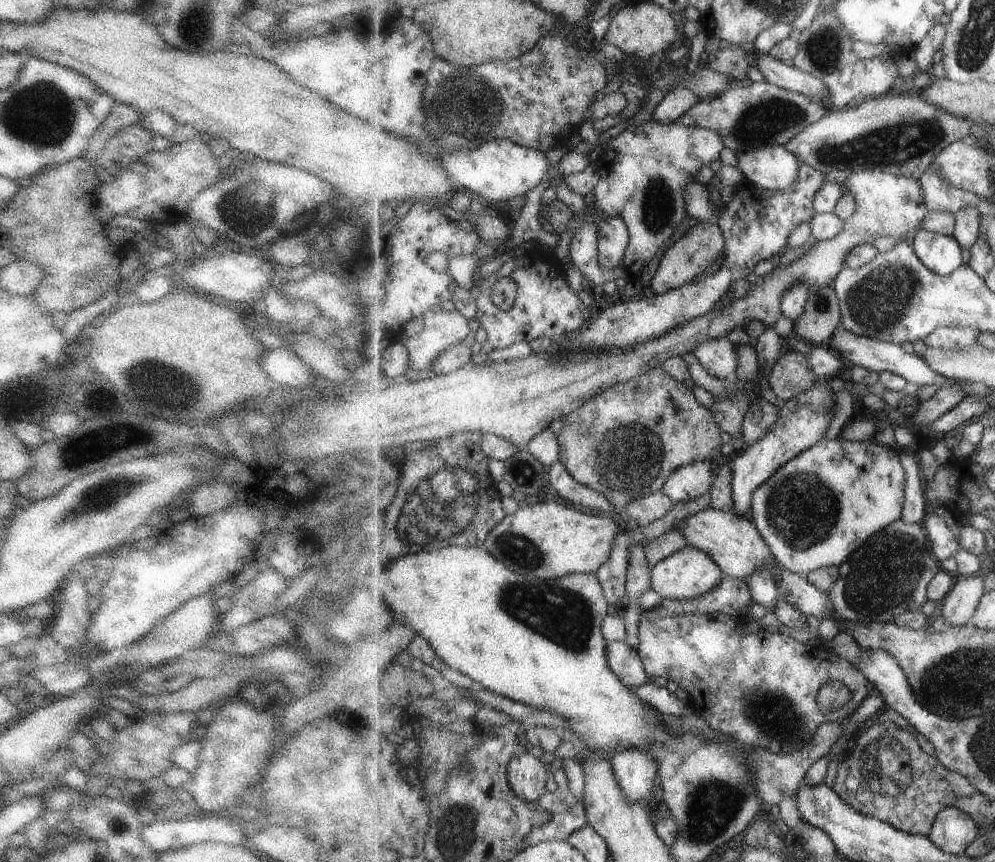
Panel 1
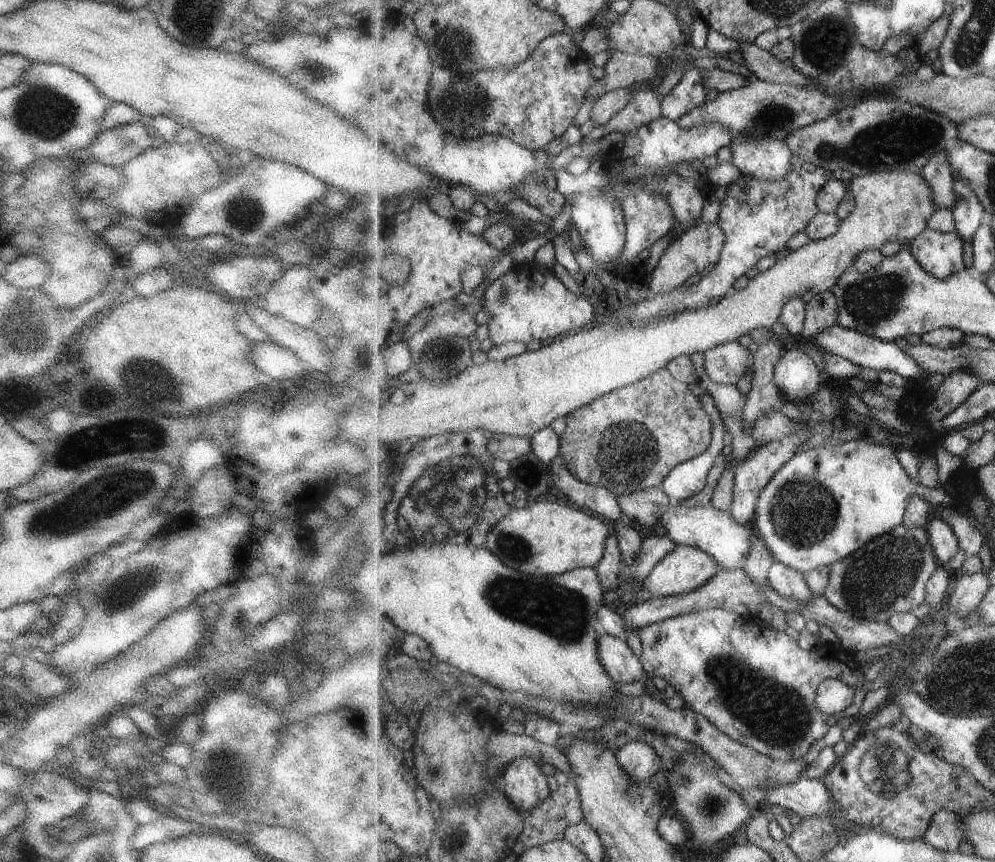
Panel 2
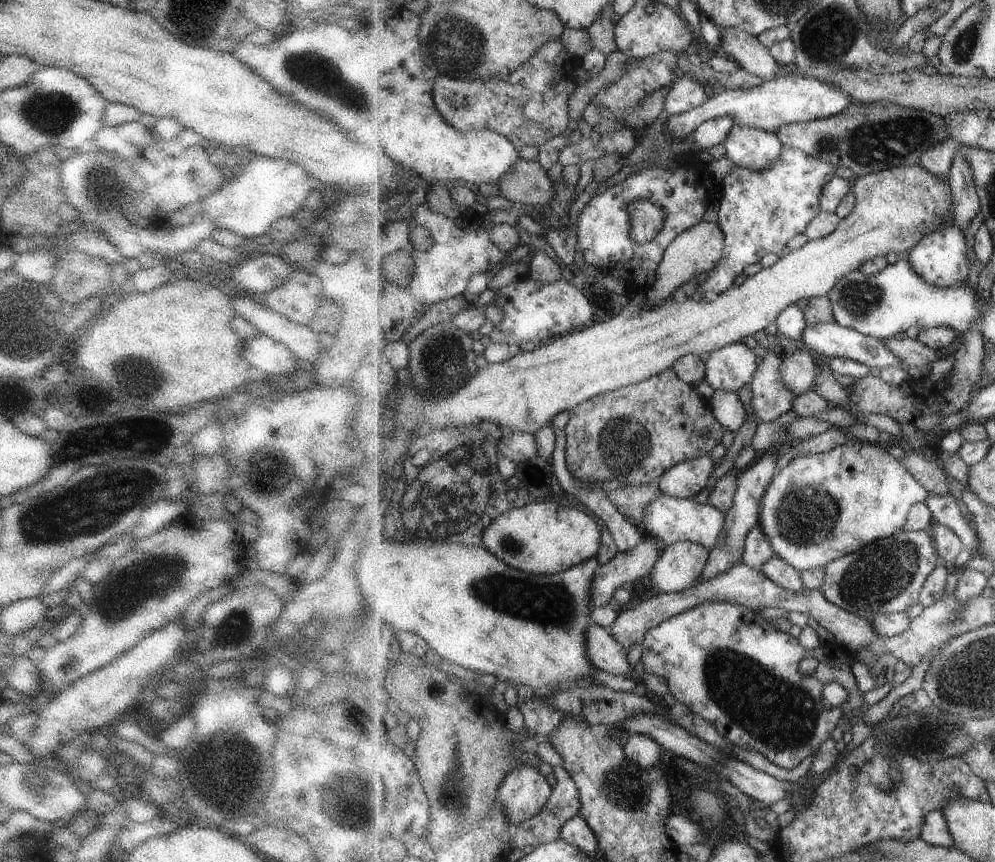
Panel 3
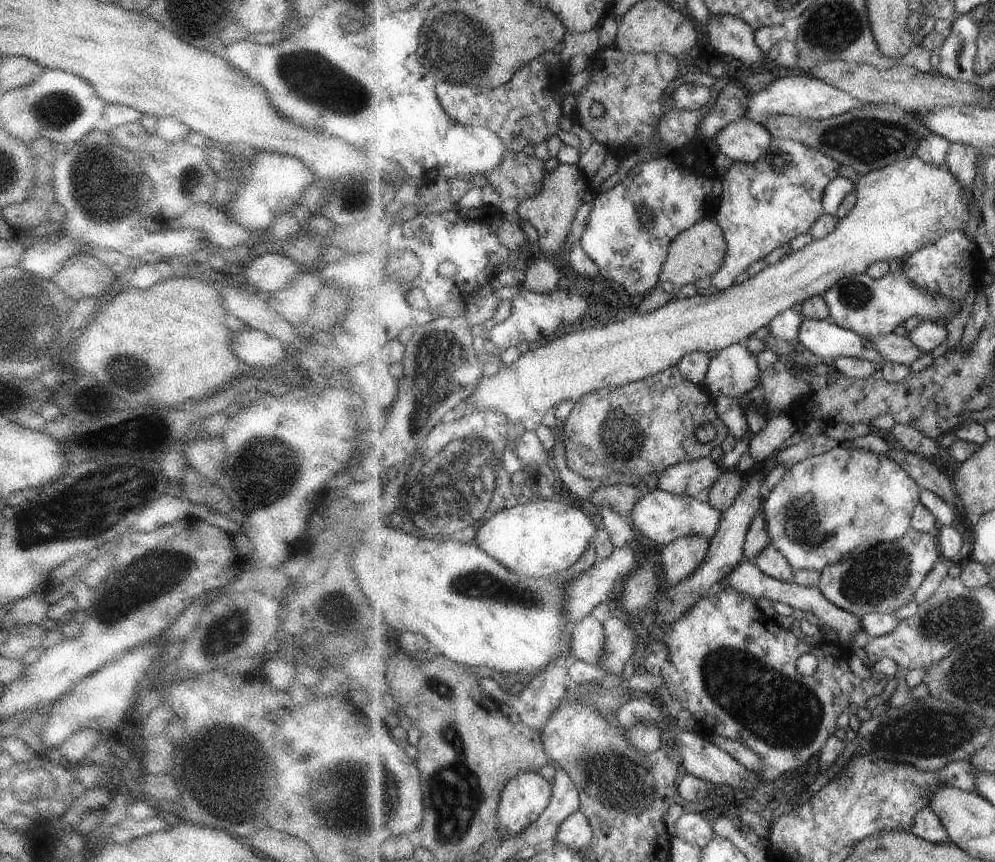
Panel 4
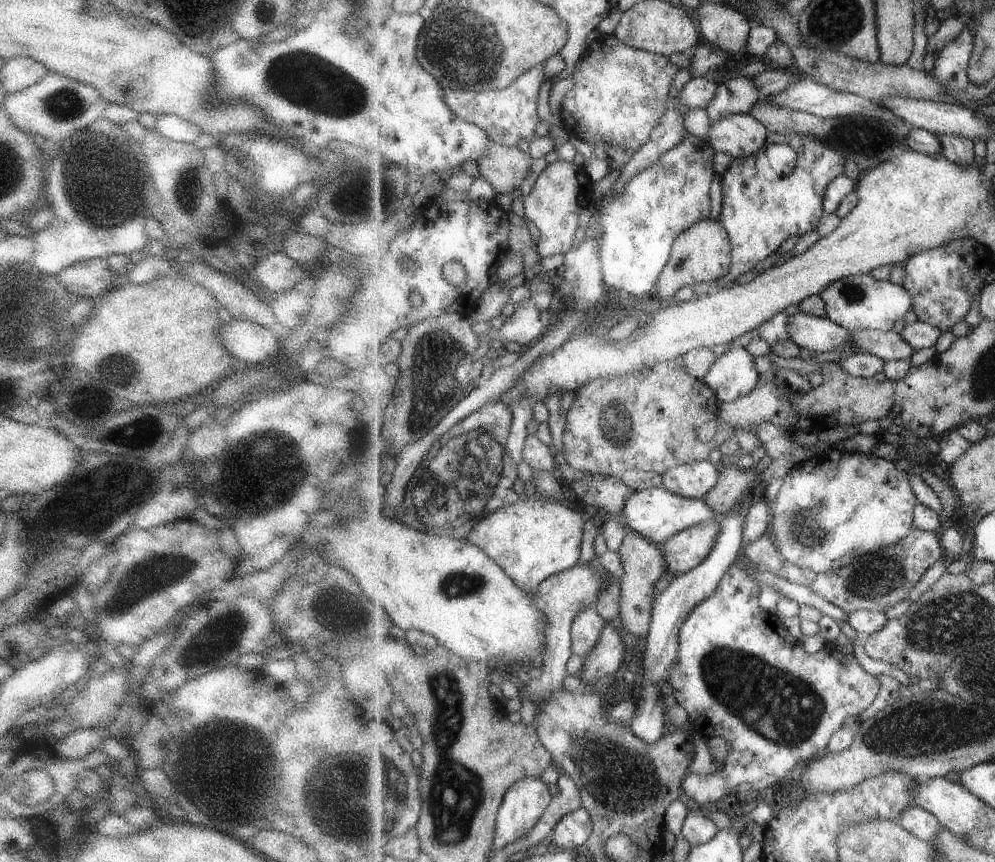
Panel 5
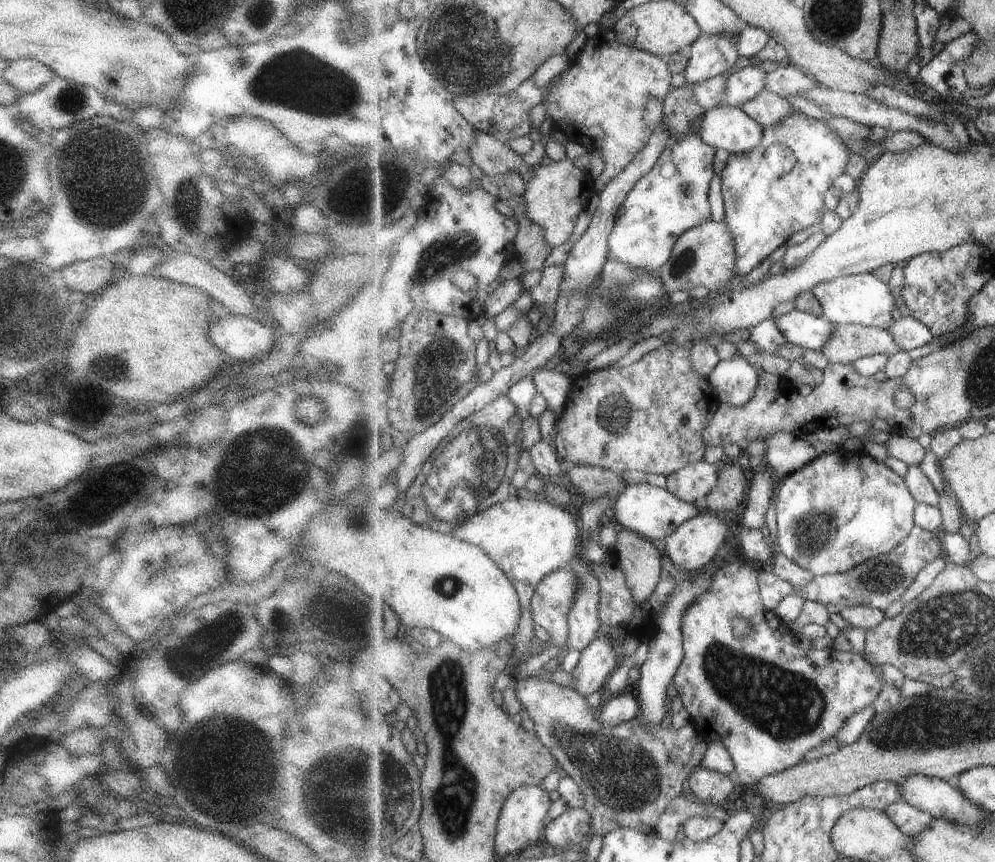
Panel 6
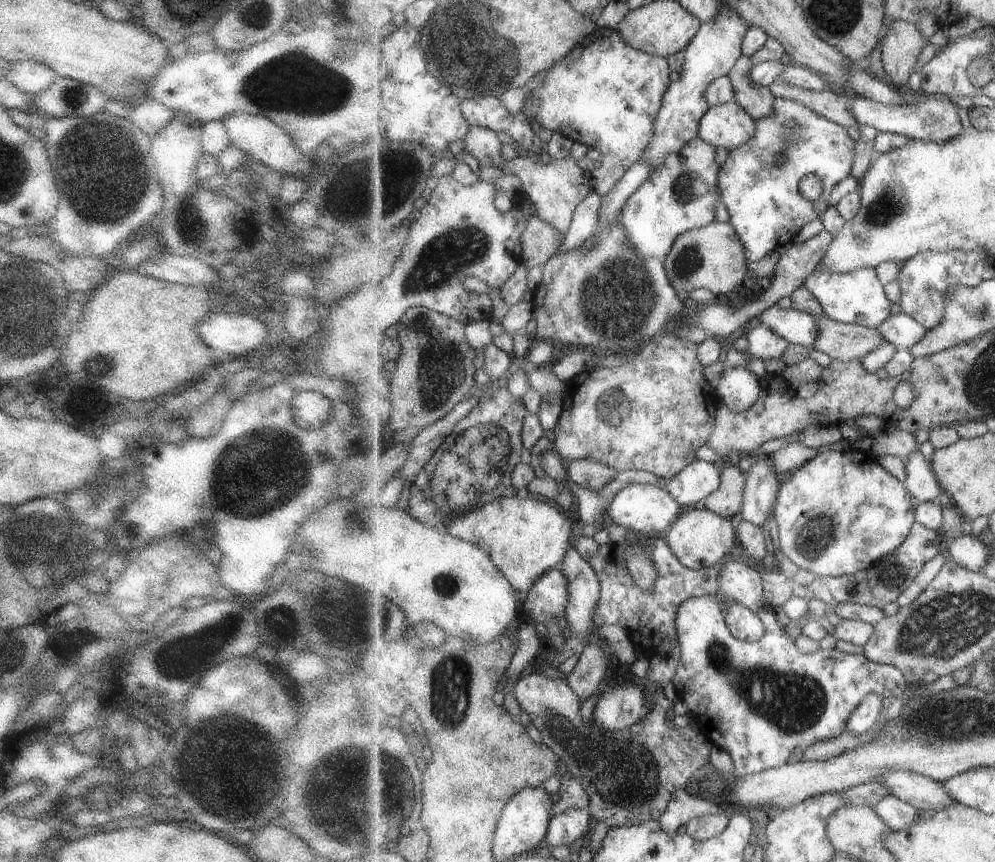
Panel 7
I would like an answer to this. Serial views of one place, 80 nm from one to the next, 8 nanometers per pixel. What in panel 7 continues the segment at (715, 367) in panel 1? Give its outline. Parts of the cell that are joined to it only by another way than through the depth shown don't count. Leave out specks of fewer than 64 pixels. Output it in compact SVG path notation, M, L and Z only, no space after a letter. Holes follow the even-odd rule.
M726 367L715 388L723 404L734 413L748 411L761 396L762 384L759 377L747 367Z

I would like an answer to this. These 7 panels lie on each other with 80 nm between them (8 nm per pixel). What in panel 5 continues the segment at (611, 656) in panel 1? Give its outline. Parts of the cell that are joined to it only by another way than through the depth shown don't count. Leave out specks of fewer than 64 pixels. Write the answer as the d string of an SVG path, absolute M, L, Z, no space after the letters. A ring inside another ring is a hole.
M596 602L578 614L572 624L572 652L584 658L593 650L606 623L599 614Z

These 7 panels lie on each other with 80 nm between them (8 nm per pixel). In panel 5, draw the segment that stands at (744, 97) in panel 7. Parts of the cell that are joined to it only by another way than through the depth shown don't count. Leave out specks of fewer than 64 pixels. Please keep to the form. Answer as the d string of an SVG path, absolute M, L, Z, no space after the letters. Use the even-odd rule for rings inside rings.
M761 96L749 113L760 120L761 124L768 128L769 133L797 133L819 139L822 143L842 151L846 160L857 164L861 173L872 171L879 164L911 148L908 144L908 134L913 127L901 117L896 116L893 121L863 115L823 118L791 107L782 107L775 103L761 101L763 98L765 96Z

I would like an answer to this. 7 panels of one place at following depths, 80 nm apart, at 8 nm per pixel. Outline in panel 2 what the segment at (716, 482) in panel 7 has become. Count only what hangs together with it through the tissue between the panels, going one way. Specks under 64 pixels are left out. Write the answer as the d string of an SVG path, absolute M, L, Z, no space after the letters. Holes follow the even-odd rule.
M709 393L701 398L703 410L711 416L714 423L714 438L712 446L701 456L679 464L672 472L669 472L662 484L663 491L674 502L683 503L685 500L696 496L707 486L709 472L715 466L715 460L723 450L723 436L725 436L725 424Z

